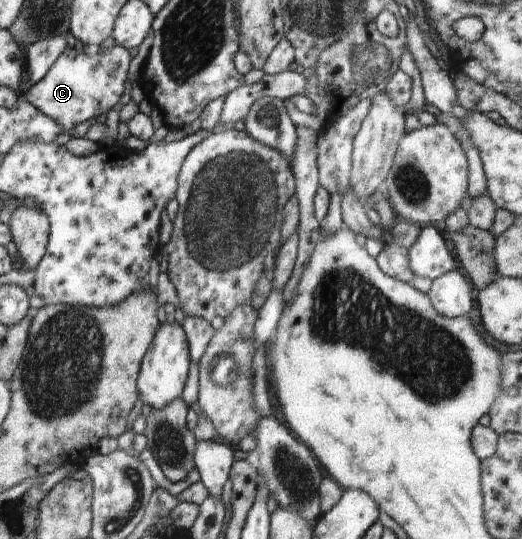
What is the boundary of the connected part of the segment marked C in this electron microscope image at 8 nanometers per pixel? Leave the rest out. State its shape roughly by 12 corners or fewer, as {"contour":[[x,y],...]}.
{"contour":[[68,46],[21,96],[71,133],[124,94],[130,52]]}

